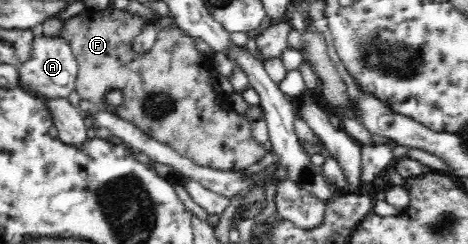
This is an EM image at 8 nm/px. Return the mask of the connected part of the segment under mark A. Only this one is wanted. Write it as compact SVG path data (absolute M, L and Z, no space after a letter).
M40 29L34 31L35 36L31 41L30 59L22 62L18 68L20 76L19 87L37 98L60 99L66 98L76 90L78 74L77 61L69 46L69 41L57 34L53 37L44 36Z

